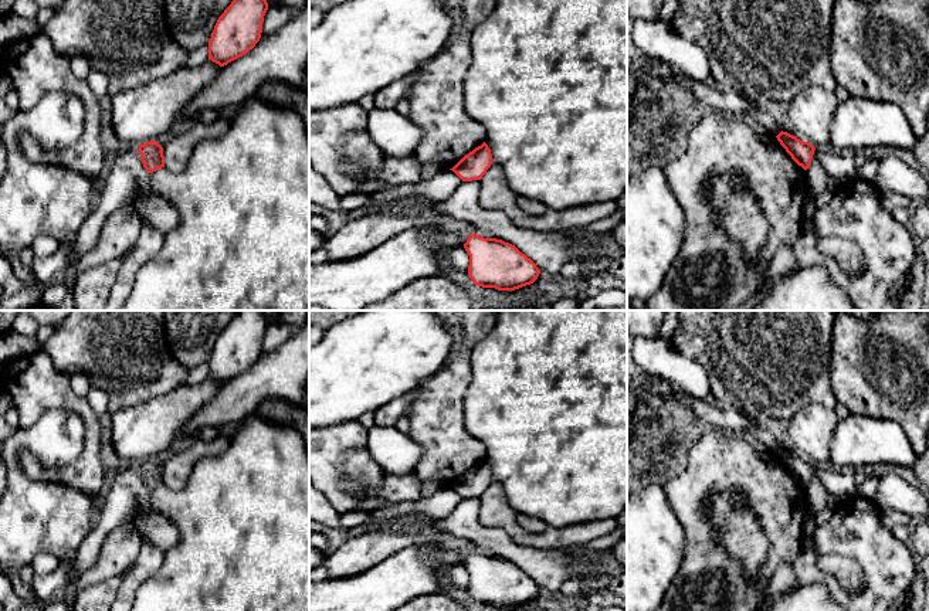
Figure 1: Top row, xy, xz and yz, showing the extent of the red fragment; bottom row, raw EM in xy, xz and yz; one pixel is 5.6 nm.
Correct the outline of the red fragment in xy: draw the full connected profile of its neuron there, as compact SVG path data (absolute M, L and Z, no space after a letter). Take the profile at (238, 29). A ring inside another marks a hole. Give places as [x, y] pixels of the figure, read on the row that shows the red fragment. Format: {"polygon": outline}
{"polygon": "M233 0L214 26L208 60L224 67L252 50L261 38L267 10L267 0Z"}

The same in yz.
{"polygon": "M783 130L776 138L799 166L804 170L810 167L816 150L811 143L801 142L796 136Z"}

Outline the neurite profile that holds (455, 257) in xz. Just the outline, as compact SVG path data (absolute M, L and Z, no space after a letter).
M437 247L437 255L440 261L447 262L451 268L468 272L469 255L464 247L451 247L447 251L441 251Z

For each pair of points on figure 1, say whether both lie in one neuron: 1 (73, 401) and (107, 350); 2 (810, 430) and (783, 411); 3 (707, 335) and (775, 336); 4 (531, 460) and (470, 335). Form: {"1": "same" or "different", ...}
{"1": "different", "2": "different", "3": "same", "4": "different"}

